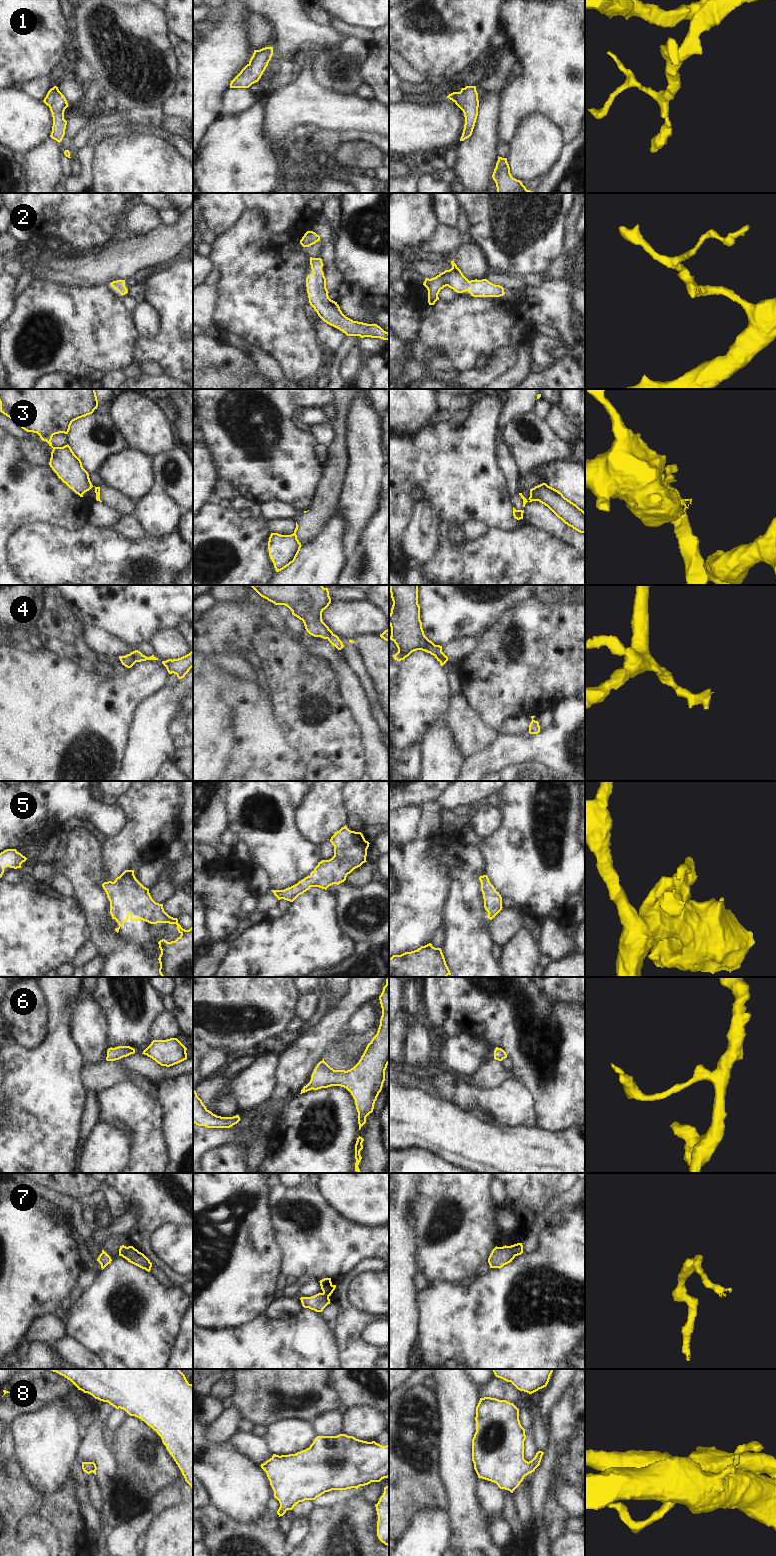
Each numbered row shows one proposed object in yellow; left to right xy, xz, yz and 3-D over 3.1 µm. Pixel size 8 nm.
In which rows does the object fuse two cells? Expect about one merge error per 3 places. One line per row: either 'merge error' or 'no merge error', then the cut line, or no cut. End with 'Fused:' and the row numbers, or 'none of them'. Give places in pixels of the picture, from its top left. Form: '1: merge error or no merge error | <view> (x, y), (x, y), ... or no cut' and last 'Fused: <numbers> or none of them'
1: no merge error | no cut
2: no merge error | no cut
3: merge error | yz (538, 486), (536, 500)
4: no merge error | no cut
5: no merge error | no cut
6: no merge error | no cut
7: merge error | xy (129, 1246), (122, 1256)
8: no merge error | no cut
Fused: 3, 7

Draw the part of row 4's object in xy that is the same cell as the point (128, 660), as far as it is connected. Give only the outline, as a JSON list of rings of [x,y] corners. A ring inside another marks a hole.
[[[135,650],[125,656],[119,656],[119,659],[122,665],[124,665],[127,668],[131,668],[136,662],[141,662],[146,660],[158,660],[158,658],[156,658],[154,655],[147,657],[138,650]]]

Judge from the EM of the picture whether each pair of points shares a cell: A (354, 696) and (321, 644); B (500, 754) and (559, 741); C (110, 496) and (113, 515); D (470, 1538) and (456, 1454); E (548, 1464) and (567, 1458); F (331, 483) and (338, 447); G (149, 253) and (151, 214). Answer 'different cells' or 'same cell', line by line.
A: same cell
B: same cell
C: different cells
D: same cell
E: different cells
F: same cell
G: different cells

